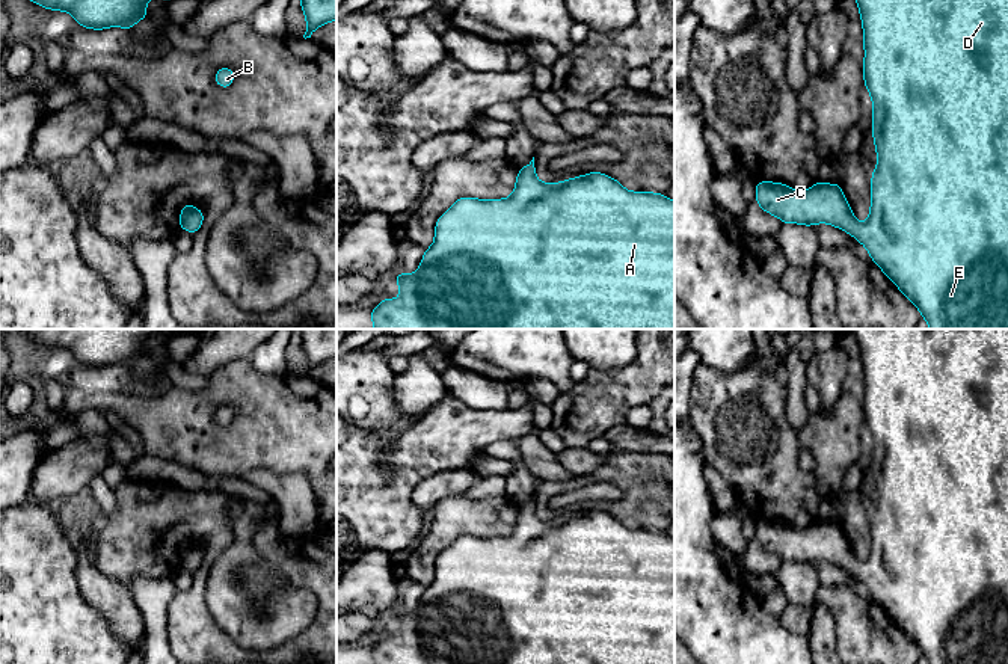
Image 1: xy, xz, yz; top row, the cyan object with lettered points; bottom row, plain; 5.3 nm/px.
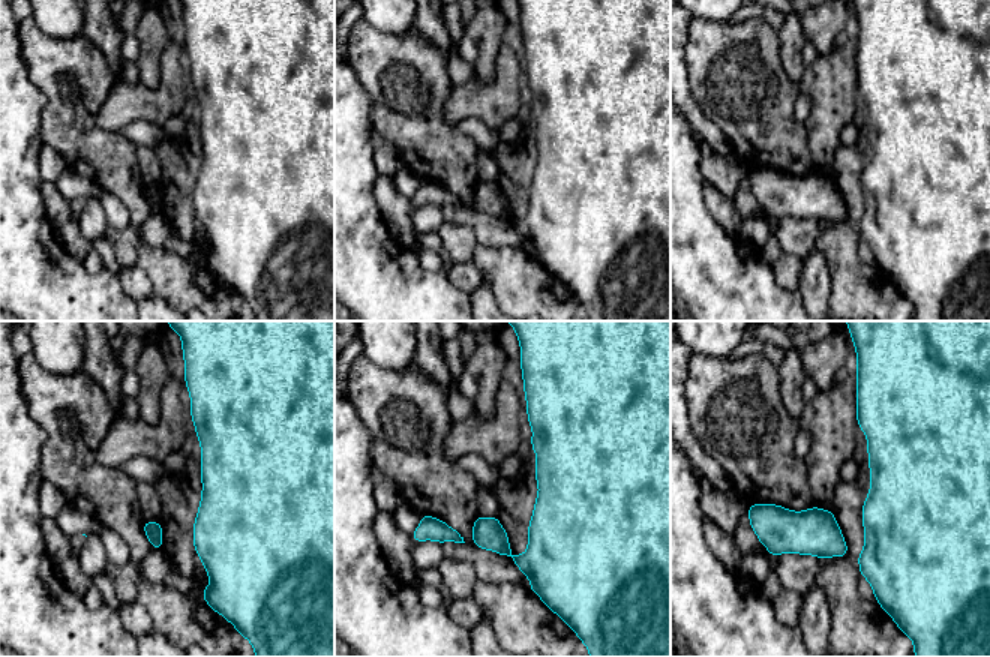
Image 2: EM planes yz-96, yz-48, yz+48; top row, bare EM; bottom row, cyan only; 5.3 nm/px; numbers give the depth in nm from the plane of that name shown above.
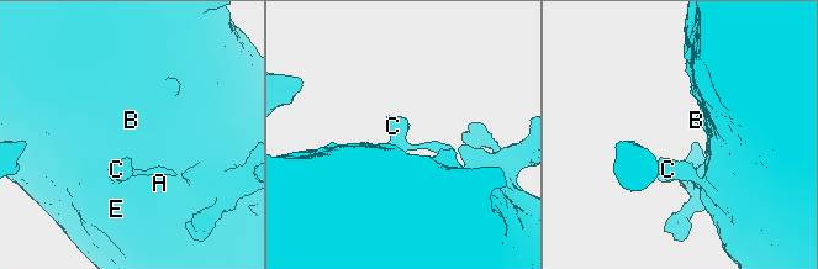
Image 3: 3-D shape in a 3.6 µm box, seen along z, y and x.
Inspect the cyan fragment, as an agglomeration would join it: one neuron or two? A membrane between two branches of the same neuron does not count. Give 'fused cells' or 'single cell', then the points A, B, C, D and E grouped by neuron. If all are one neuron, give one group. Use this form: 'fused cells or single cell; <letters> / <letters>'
single cell; A B C D E

